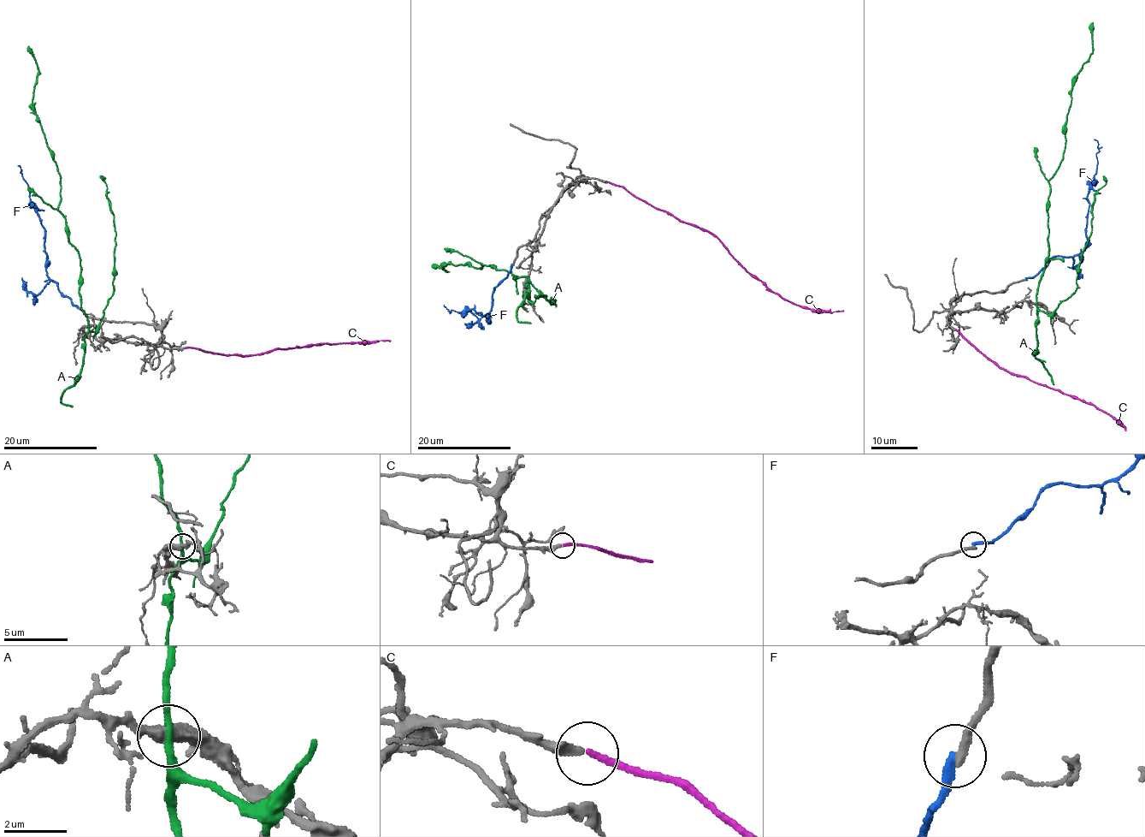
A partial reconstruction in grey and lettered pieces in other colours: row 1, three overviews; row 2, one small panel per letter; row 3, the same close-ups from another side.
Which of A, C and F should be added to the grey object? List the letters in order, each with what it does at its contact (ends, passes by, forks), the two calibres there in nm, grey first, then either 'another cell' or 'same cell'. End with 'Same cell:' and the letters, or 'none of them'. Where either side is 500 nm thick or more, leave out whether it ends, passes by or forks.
A: it passes by | 420/220 nm | another cell
C: it ends | 320/200 nm | same cell
F: it ends | 280/300 nm | another cell
Same cell: C

